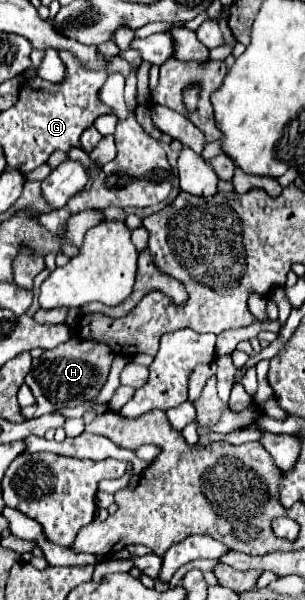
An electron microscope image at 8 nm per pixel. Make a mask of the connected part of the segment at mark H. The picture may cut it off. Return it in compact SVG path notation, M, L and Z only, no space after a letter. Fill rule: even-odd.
M72 338L72 340L64 342L62 346L44 350L40 358L32 360L32 370L26 376L26 384L30 386L32 394L36 396L36 406L22 408L22 416L26 420L30 420L30 418L38 418L42 414L48 414L52 410L92 402L108 378L112 360L114 360L112 350L106 344L94 342L94 340Z

